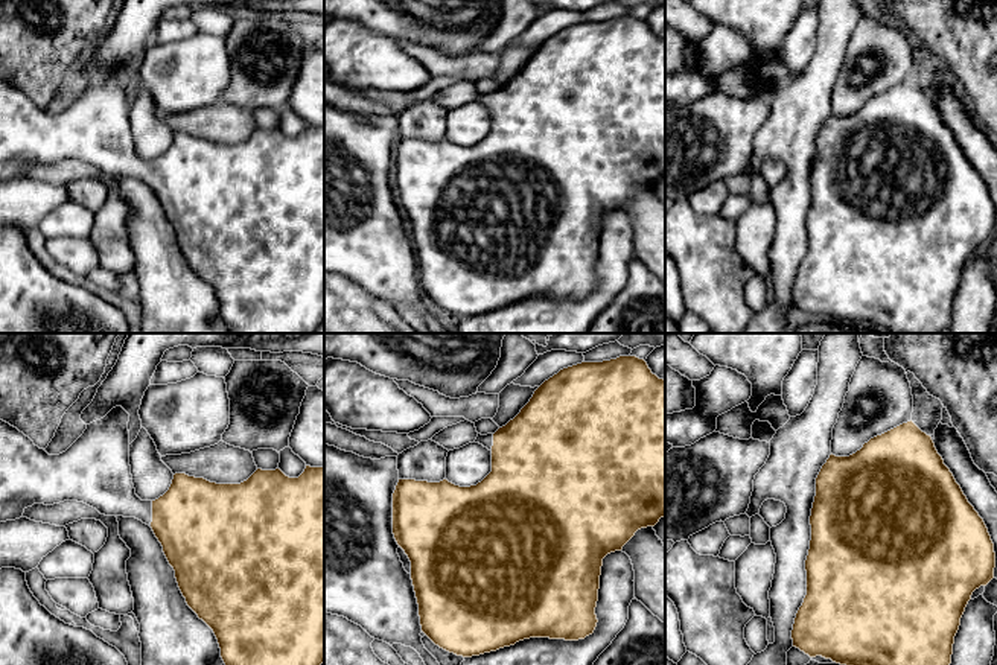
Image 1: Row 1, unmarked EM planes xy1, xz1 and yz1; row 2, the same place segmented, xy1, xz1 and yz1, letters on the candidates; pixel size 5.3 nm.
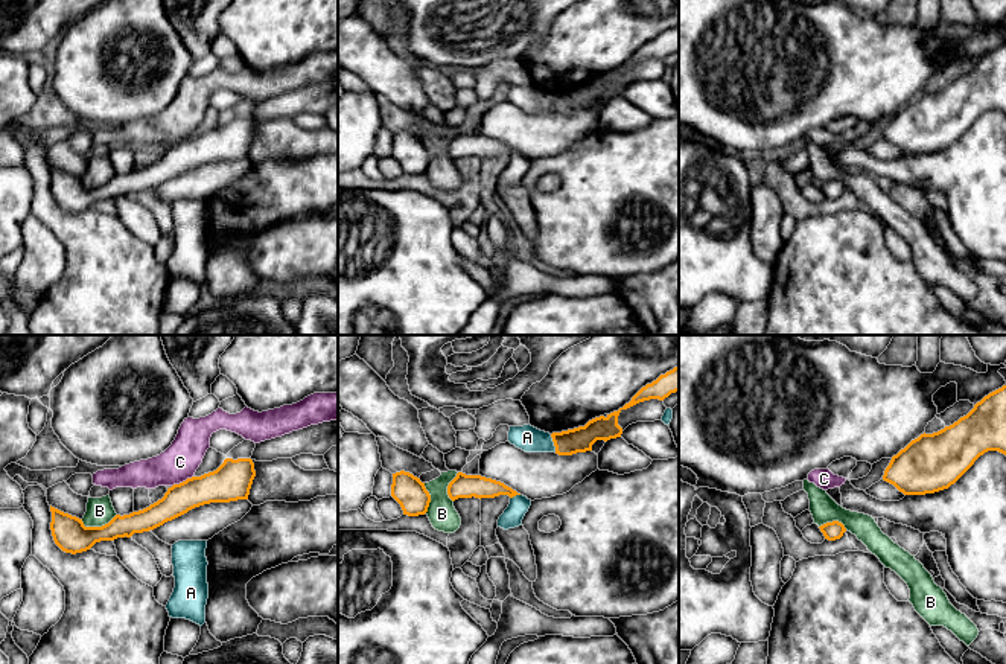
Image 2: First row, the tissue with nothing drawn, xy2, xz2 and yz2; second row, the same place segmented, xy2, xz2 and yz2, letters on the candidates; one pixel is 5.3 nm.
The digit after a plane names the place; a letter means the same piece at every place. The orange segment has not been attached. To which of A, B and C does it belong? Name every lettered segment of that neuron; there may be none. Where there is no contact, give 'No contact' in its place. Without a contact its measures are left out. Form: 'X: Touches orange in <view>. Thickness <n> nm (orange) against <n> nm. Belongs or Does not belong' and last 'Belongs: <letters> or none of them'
A: Touches orange in xz2. Thickness 130 nm (orange) against 140 nm. Does not belong
B: Touches orange in xy2. Thickness 180 nm (orange) against 140 nm. Does not belong
C: Touches orange in xy2. Thickness 200 nm (orange) against 190 nm. Does not belong
Belongs: none of them

